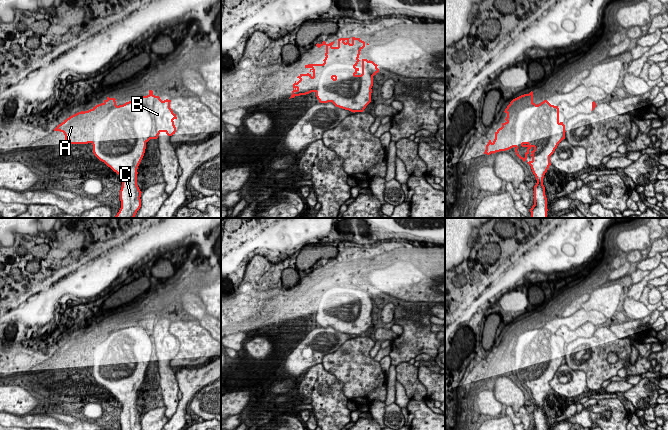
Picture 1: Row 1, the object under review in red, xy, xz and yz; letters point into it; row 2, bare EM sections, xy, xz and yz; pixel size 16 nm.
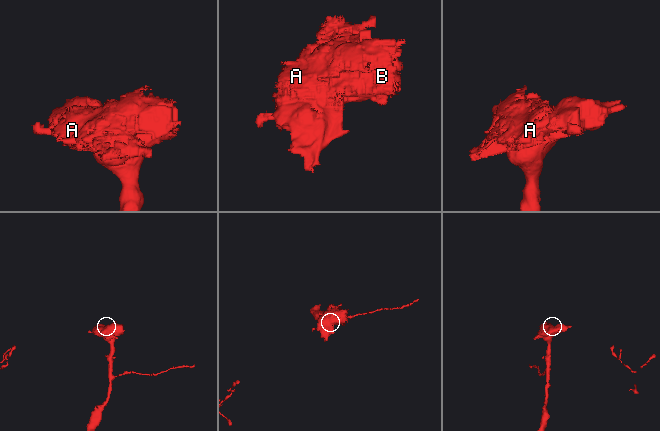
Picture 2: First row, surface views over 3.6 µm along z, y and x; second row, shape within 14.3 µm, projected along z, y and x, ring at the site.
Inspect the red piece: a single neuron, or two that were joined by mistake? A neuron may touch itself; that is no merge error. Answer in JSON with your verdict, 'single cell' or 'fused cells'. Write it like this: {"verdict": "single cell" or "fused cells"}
{"verdict": "single cell"}

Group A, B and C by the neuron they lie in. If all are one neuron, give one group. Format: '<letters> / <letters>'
A B C

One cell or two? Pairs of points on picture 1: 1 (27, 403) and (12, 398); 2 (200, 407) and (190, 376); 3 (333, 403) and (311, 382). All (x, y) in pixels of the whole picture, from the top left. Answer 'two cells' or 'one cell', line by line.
1: one cell
2: two cells
3: one cell

